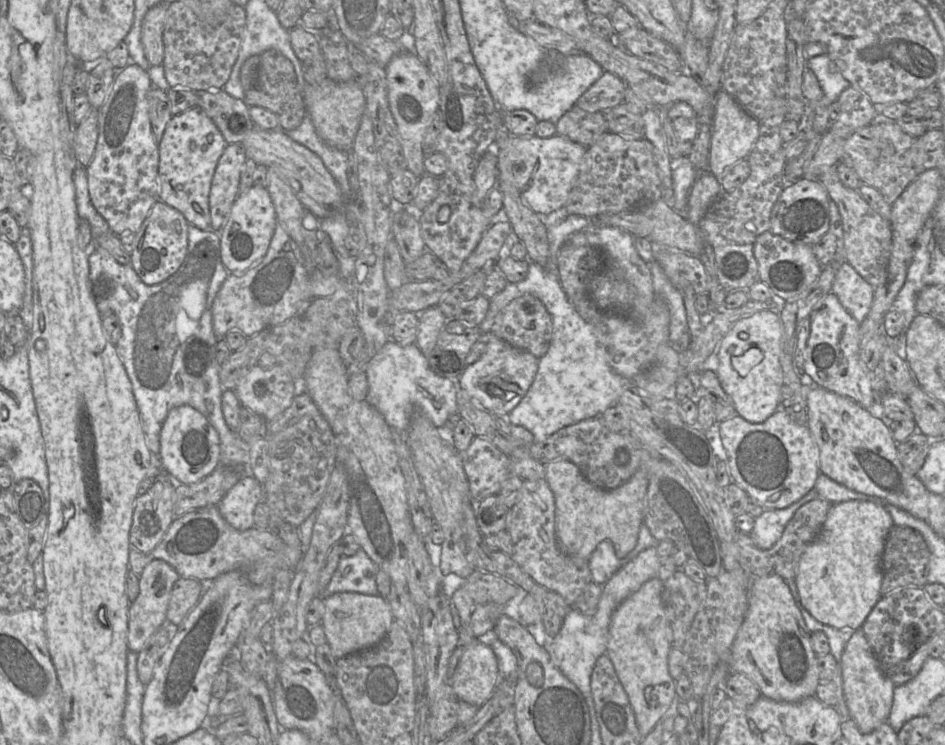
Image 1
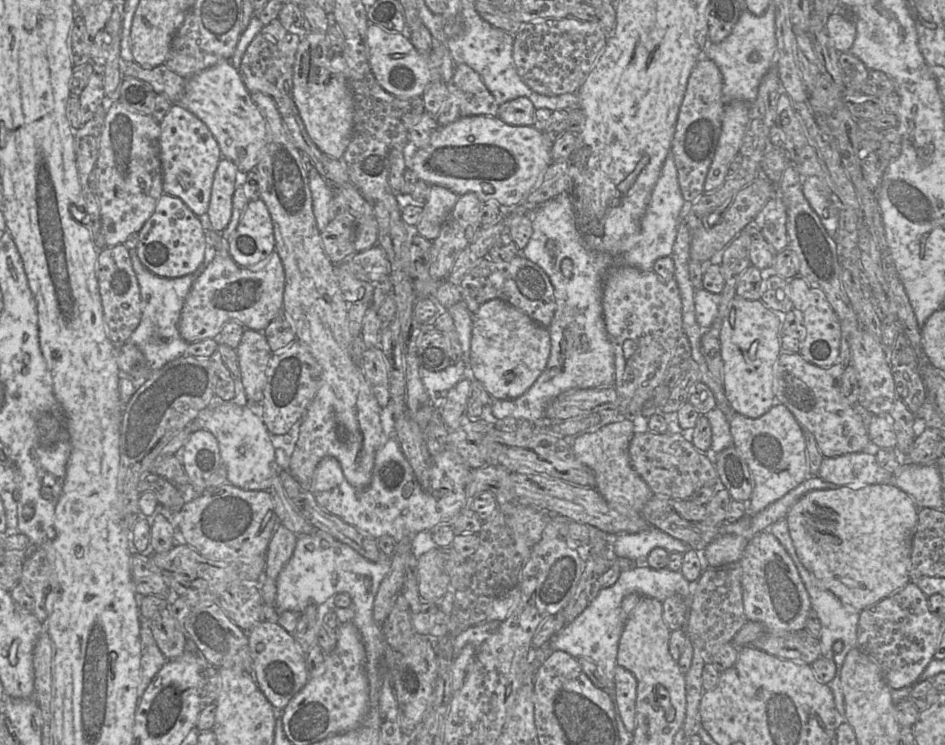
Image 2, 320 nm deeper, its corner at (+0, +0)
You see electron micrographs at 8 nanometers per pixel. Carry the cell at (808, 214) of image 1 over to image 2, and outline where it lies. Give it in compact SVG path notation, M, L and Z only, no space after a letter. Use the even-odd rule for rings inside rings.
M779 195L771 197L753 220L753 225L776 253L788 247L786 220L786 209Z

